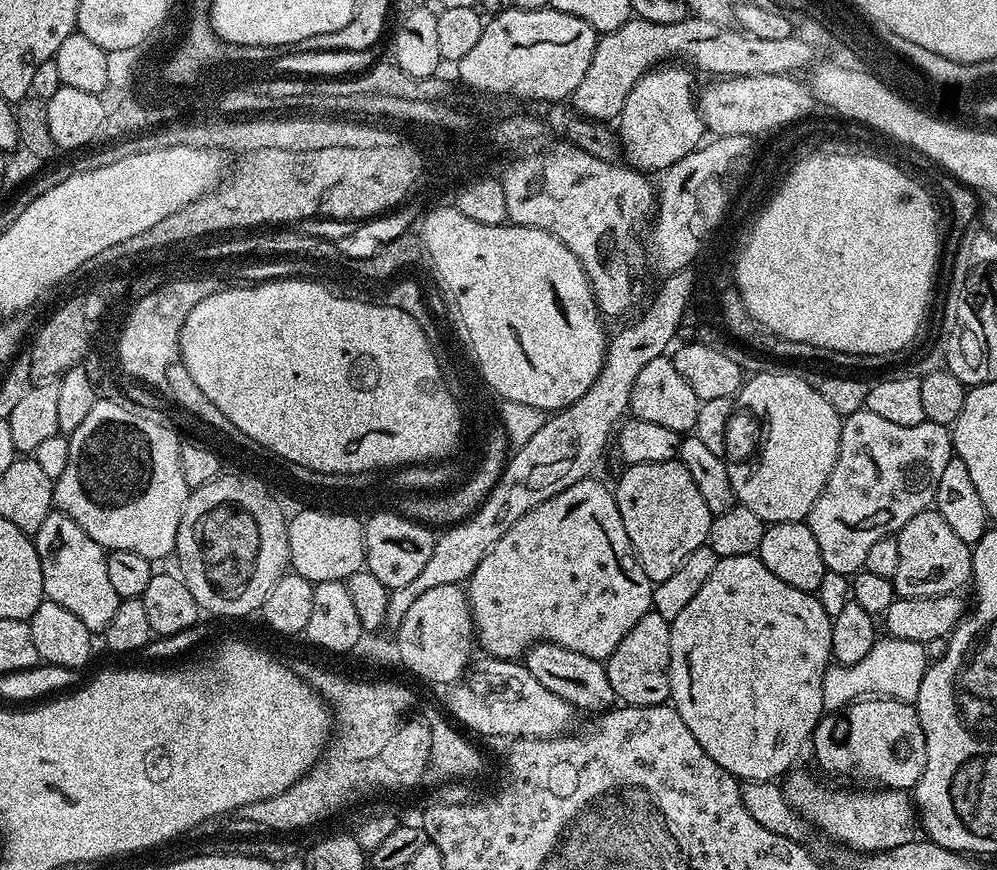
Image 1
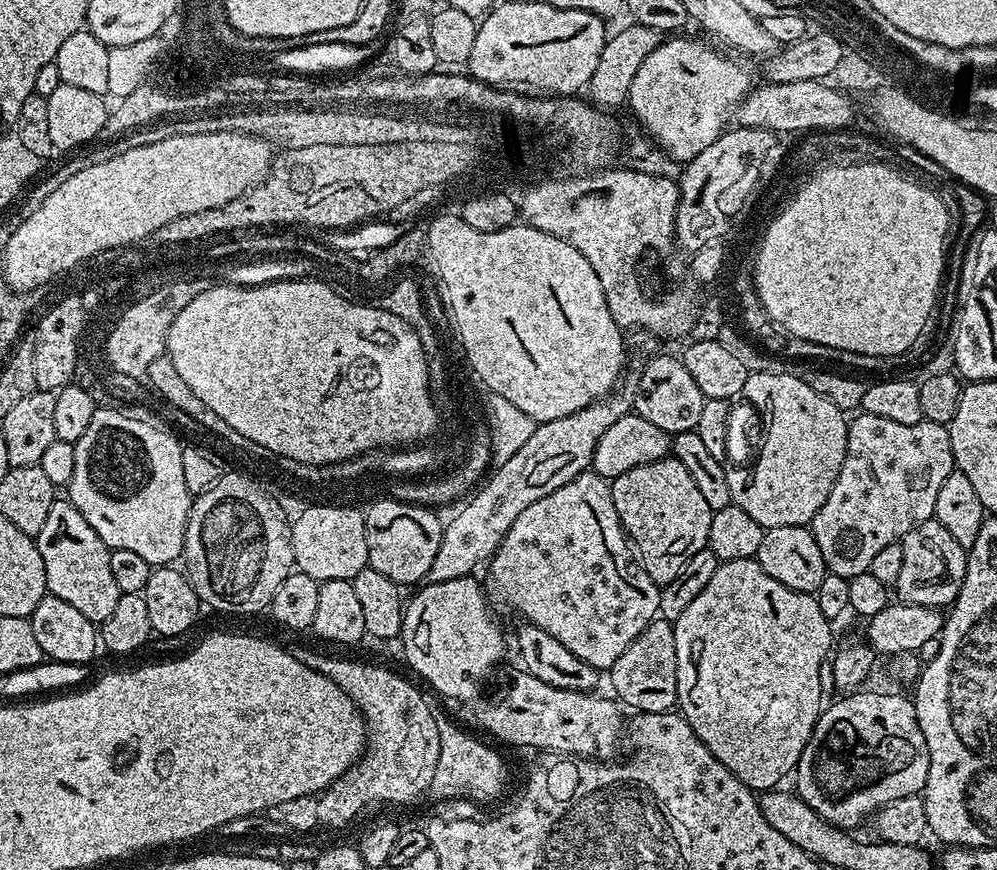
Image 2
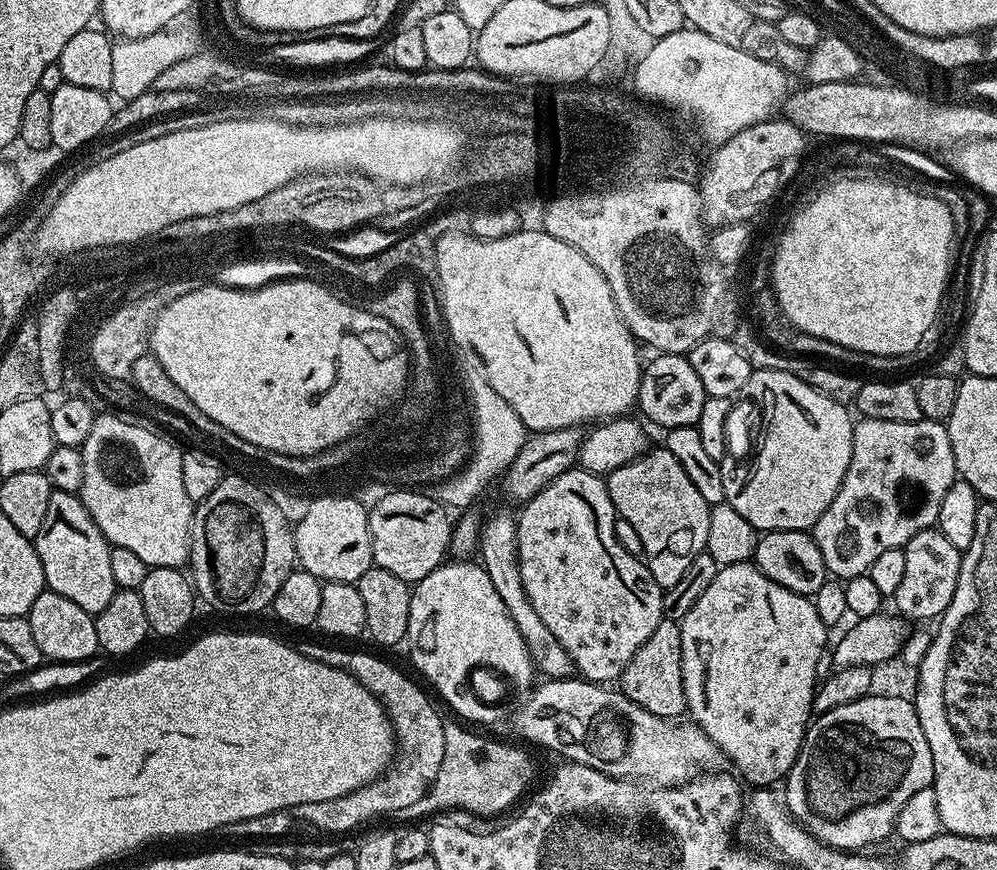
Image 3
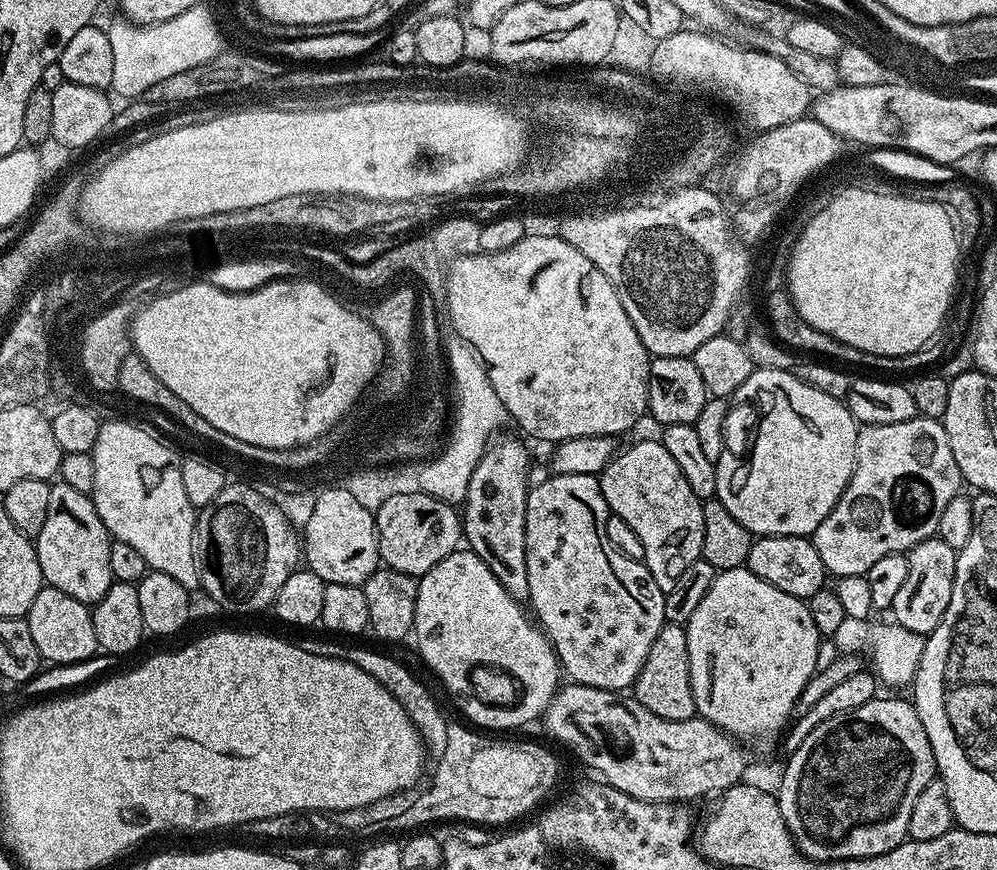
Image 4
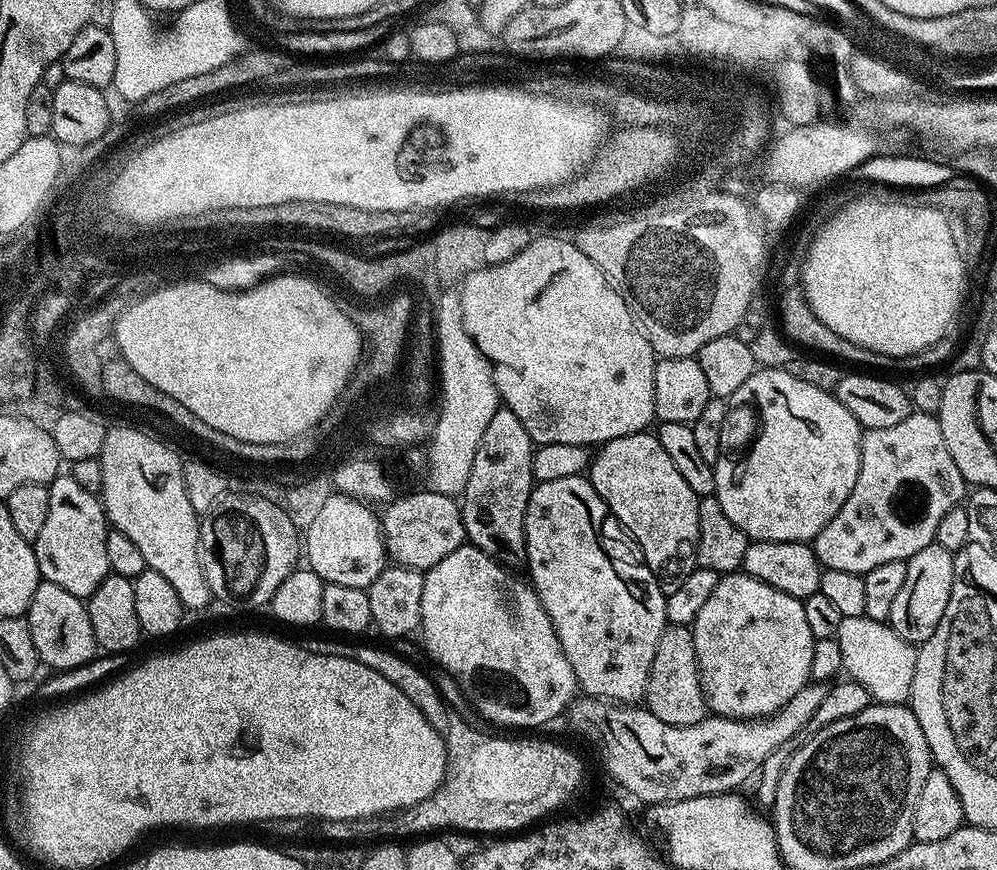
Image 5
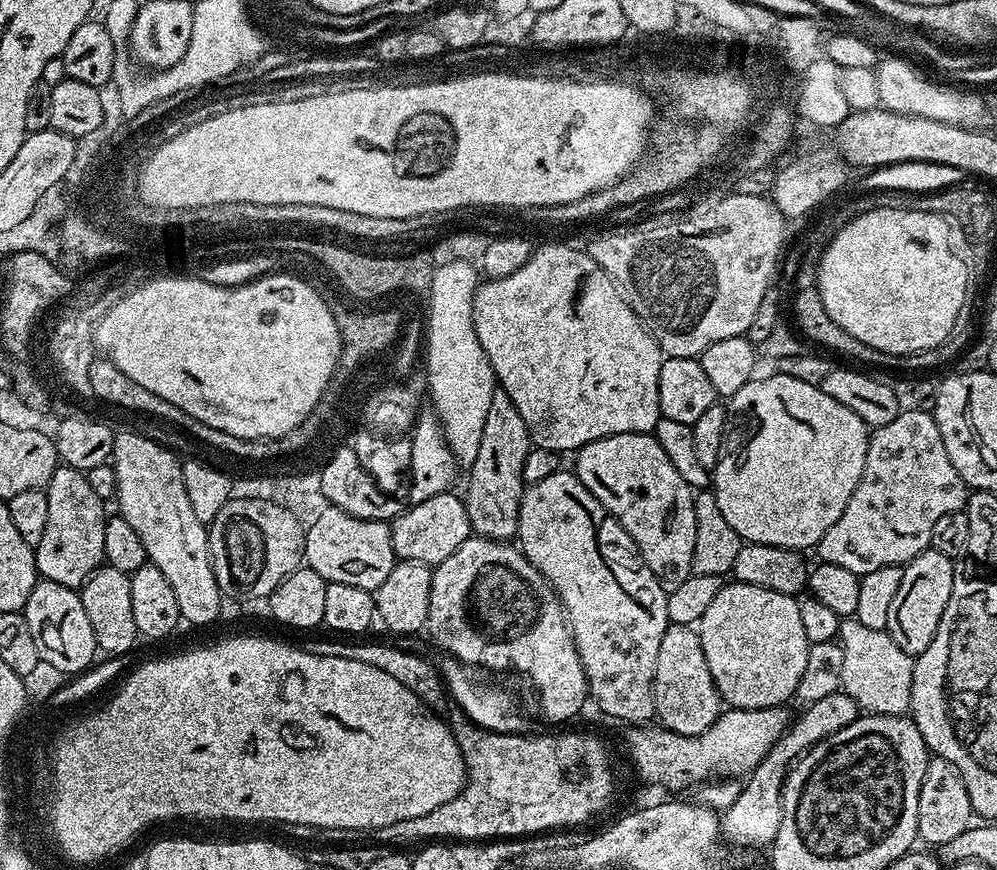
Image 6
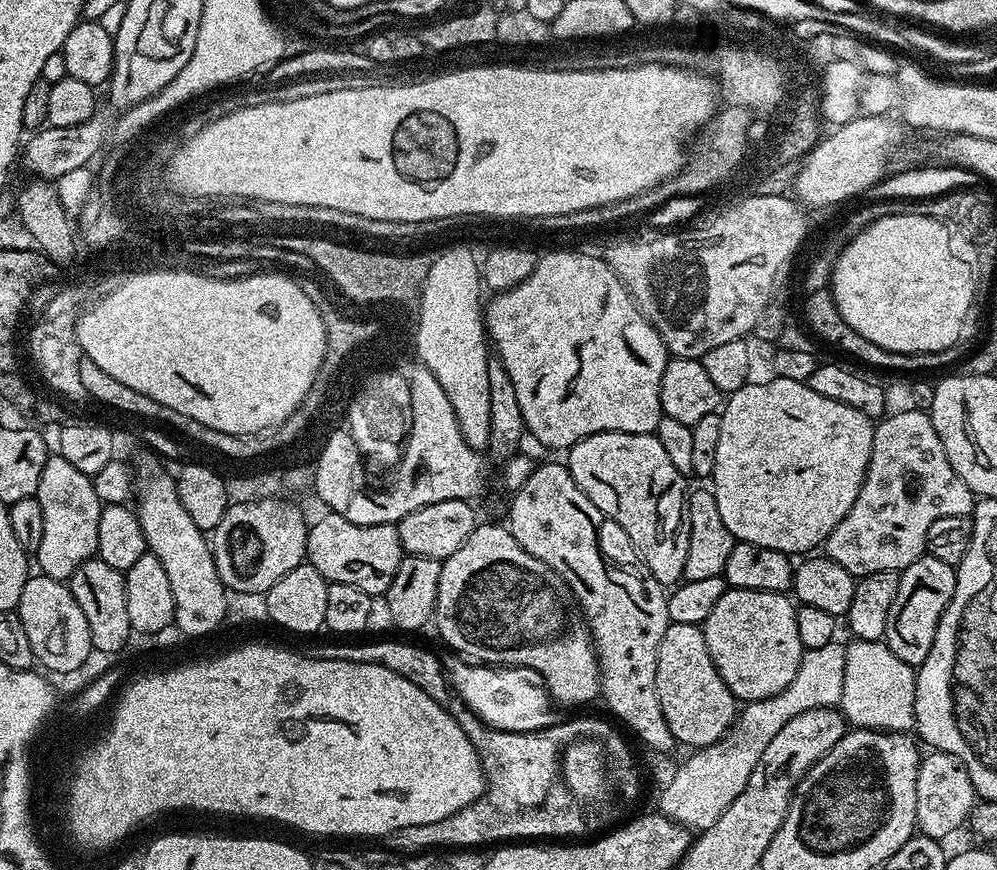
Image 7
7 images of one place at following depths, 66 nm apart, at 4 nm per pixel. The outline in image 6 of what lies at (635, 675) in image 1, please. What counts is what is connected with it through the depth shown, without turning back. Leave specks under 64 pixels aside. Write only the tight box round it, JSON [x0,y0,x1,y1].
[654,624,722,736]

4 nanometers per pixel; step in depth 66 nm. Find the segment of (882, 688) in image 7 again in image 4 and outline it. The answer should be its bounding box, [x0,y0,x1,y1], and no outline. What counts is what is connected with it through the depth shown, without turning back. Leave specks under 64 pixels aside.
[832,617,925,688]

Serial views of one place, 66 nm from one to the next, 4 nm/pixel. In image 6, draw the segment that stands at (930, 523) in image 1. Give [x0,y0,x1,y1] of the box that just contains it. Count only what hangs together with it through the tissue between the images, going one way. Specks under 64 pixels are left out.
[886,550,956,658]

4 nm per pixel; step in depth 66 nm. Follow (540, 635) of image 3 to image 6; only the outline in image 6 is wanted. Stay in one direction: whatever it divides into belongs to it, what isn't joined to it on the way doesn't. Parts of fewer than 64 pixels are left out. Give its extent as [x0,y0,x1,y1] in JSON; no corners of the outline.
[462,386,533,542]

